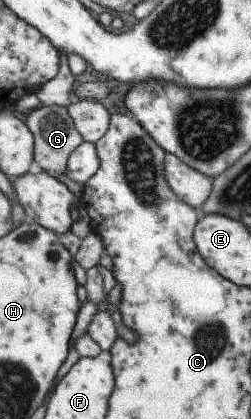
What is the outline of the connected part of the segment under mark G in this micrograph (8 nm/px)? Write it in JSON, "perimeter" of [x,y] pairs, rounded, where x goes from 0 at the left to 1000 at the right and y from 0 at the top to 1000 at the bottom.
{"perimeter":[[[207,251],[135,260],[112,272],[108,298],[131,310],[147,329],[147,389],[159,391],[179,408],[207,413],[215,422],[267,418],[279,379],[291,375],[291,368],[343,341],[343,332],[295,294],[295,279],[275,255]]]}

